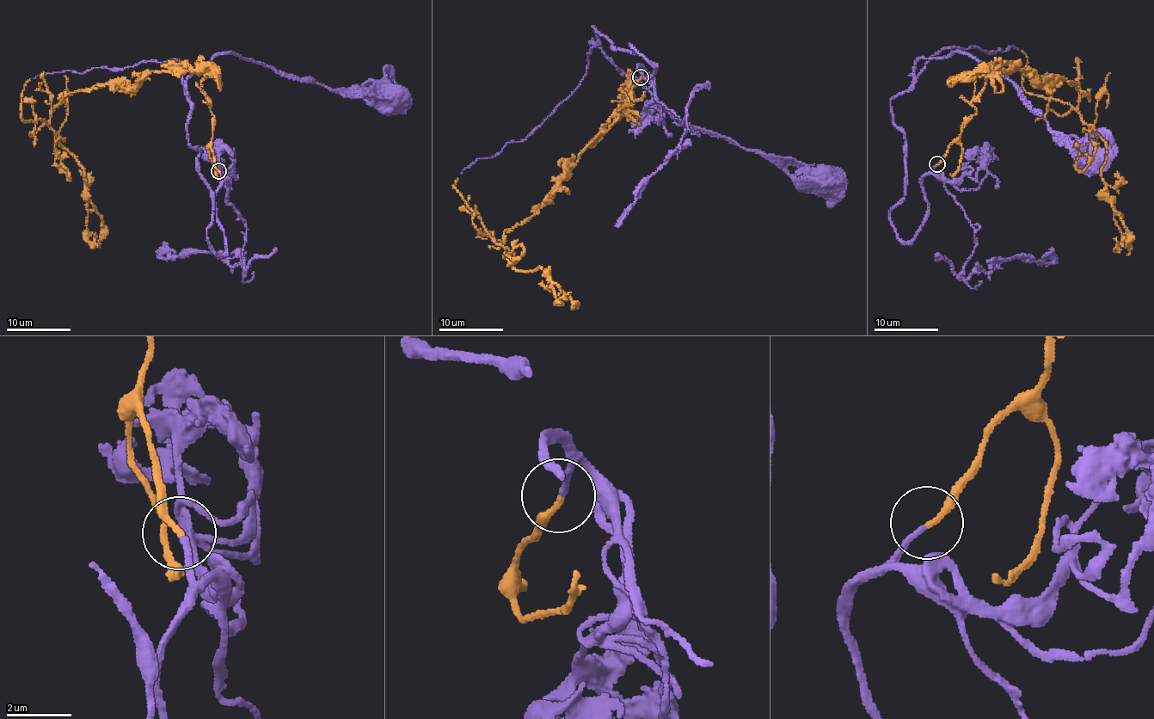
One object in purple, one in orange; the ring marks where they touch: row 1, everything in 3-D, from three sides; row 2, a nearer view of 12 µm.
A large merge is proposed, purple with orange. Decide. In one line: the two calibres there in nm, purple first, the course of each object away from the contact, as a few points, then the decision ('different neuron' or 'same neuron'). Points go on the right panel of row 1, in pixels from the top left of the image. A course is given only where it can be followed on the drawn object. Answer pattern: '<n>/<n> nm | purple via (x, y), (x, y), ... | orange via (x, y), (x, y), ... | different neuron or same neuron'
170/180 nm | purple via (937, 164), (901, 241), (890, 100), (914, 62), (953, 51), (1011, 82), (1083, 160) | orange via (937, 164), (987, 77), (1028, 69), (1040, 83), (1077, 83), (1078, 112), (1105, 143), (1113, 238) | same neuron

